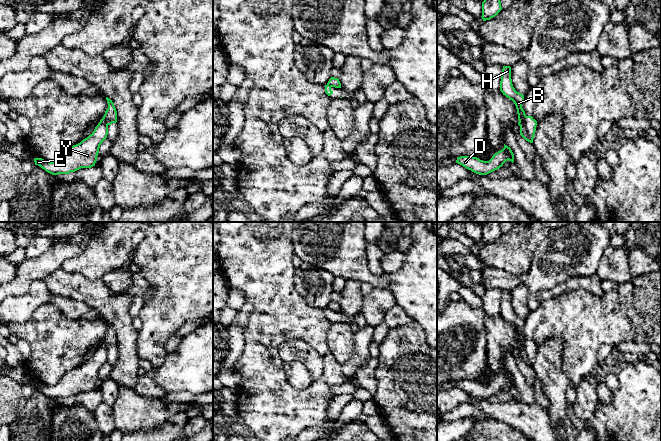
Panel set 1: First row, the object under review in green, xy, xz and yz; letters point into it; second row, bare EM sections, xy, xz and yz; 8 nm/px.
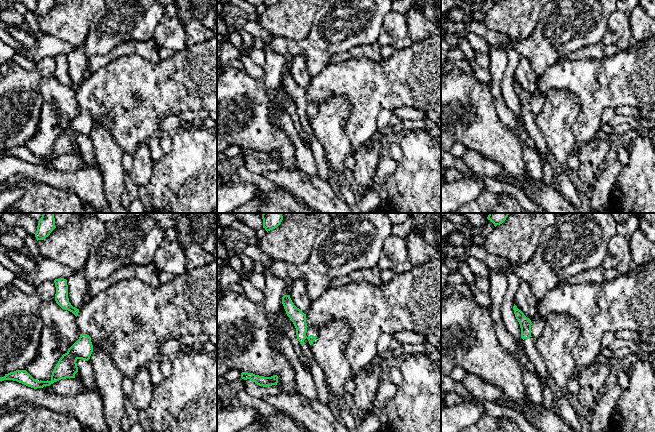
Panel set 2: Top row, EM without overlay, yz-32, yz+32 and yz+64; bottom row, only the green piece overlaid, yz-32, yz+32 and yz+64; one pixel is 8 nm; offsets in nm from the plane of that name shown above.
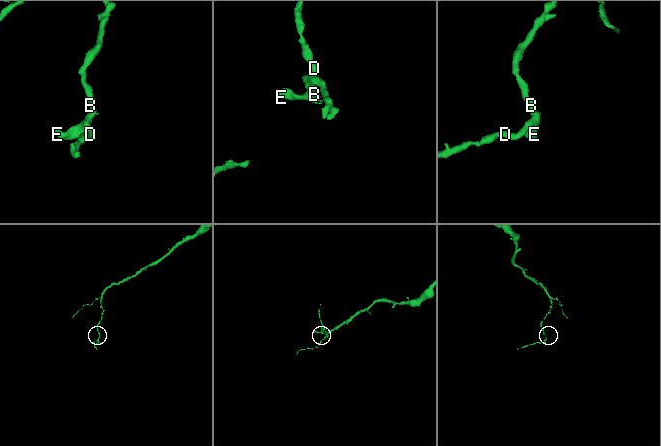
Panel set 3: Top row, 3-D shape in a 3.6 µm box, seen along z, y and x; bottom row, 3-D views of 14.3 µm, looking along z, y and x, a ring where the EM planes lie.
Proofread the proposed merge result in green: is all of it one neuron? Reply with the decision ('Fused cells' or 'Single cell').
Fused cells

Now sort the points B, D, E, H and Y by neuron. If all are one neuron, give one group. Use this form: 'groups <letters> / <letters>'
groups B H / D E Y

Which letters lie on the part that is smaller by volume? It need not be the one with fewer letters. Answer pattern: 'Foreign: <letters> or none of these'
Foreign: D, E, Y

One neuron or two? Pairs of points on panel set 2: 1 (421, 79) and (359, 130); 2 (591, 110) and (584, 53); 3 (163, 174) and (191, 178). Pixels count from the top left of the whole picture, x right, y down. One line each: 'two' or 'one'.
1: one
2: two
3: one

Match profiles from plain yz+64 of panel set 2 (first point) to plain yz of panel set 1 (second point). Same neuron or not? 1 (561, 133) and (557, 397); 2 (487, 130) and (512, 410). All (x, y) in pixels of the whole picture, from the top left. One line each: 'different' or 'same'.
1: same
2: different

